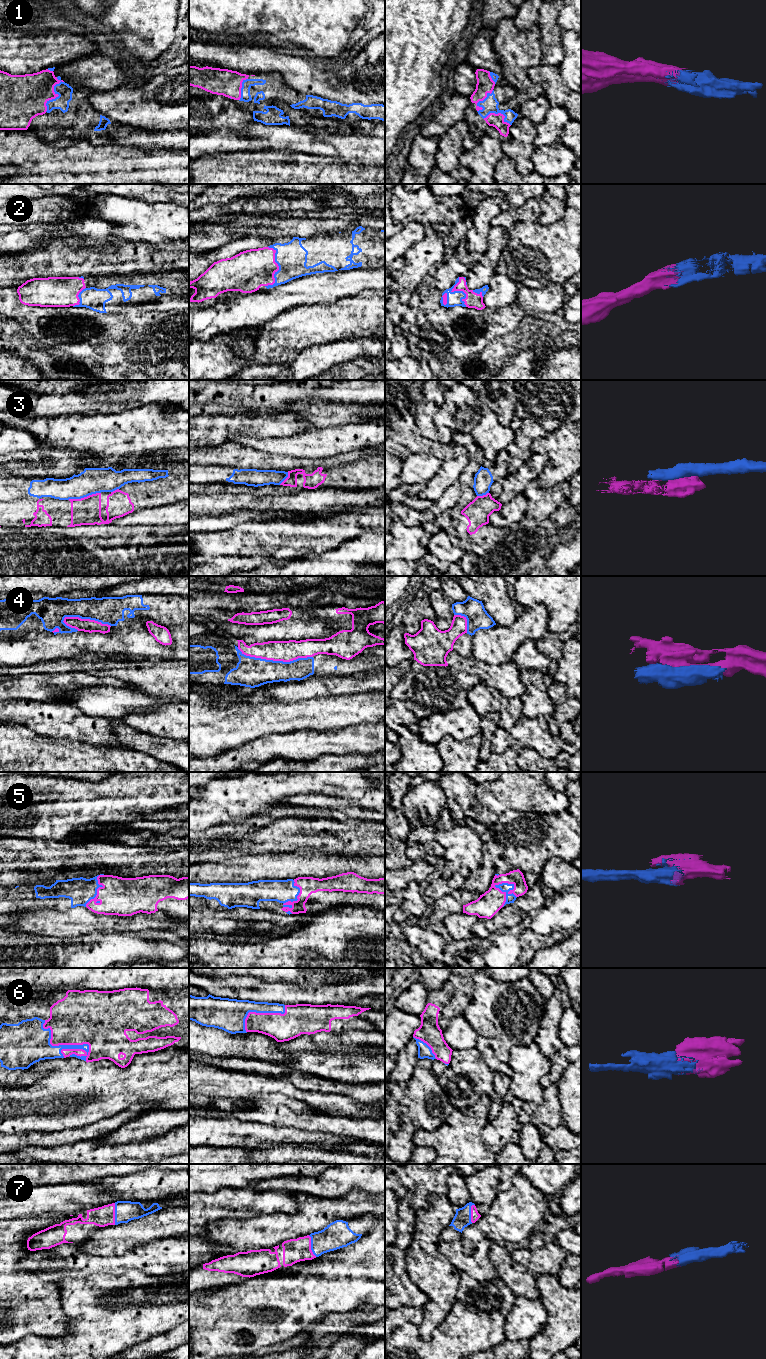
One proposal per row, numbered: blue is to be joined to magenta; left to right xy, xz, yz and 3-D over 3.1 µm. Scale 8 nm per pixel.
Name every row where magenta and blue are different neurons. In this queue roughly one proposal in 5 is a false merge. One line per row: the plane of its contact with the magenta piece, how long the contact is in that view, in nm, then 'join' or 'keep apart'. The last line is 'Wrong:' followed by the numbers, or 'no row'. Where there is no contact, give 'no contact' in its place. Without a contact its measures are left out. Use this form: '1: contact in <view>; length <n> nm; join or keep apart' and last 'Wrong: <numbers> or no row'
1: contact in xy; length 300 nm; join
2: contact in xz; length 320 nm; join
3: contact in xy; length 280 nm; keep apart
4: contact in xz; length 600 nm; keep apart
5: contact in yz; length 220 nm; join
6: contact in xy; length 480 nm; join
7: contact in xy; length 180 nm; join
Wrong: 3, 4

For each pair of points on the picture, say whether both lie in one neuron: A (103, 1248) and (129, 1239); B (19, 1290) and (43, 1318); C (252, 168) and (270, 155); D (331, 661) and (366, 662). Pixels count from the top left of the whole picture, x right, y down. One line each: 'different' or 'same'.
A: same
B: same
C: same
D: same

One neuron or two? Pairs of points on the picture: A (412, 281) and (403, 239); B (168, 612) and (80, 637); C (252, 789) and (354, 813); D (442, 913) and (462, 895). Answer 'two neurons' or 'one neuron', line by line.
A: two neurons
B: one neuron
C: two neurons
D: one neuron

